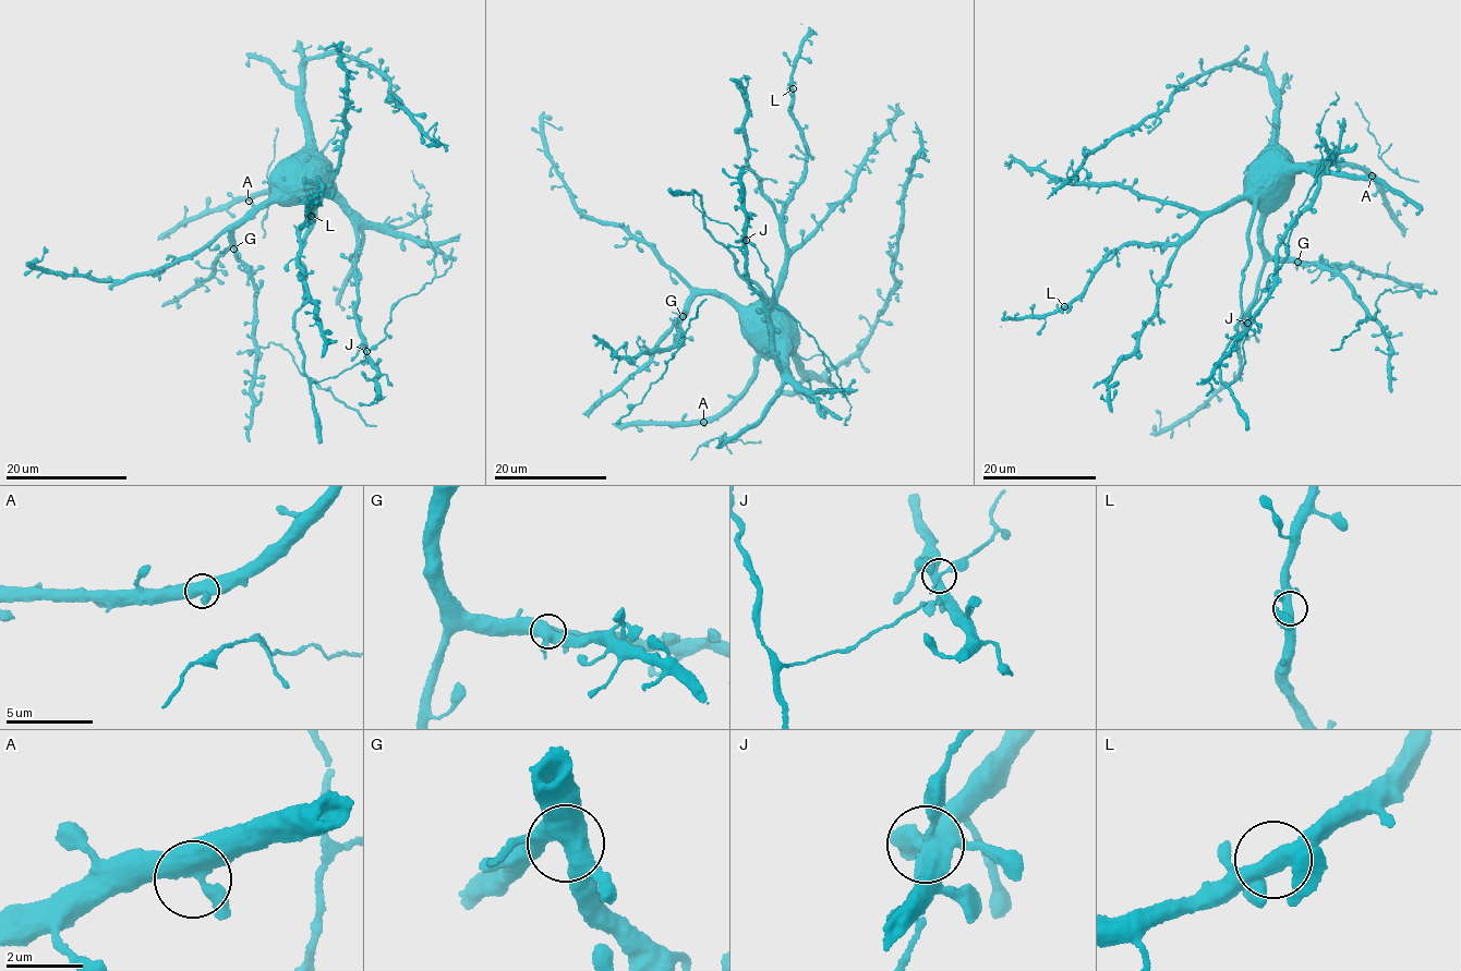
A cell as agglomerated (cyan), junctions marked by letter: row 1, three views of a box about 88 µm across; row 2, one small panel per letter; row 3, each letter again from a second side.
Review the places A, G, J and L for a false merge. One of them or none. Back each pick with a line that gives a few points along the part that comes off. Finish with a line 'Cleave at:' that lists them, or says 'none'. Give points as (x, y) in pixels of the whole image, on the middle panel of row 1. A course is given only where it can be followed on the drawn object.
Cleave at: none

